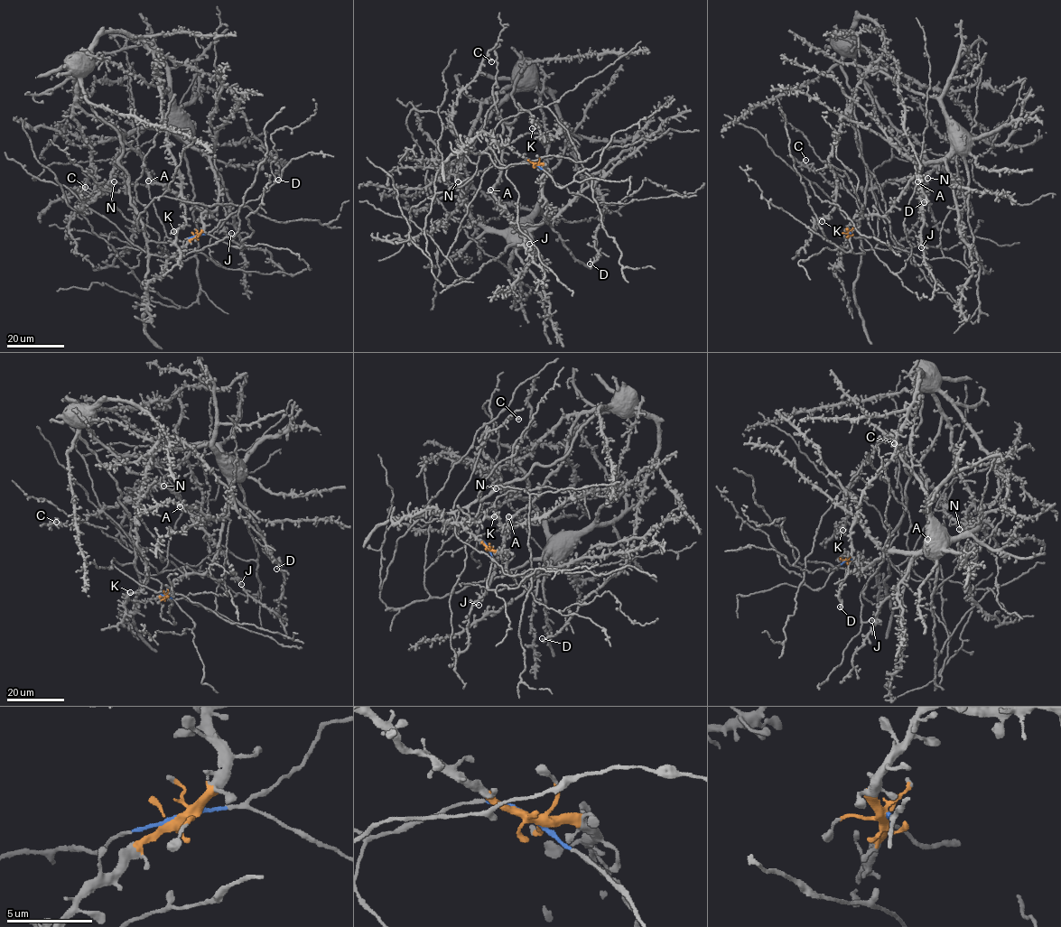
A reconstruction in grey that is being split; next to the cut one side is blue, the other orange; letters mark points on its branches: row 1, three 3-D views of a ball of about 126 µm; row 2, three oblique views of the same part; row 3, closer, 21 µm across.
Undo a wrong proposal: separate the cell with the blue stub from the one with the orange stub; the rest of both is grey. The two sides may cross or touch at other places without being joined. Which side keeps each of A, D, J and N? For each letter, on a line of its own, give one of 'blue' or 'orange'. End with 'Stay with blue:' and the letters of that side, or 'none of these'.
A: blue
D: blue
J: blue
N: orange
Stay with blue: A, D, J

